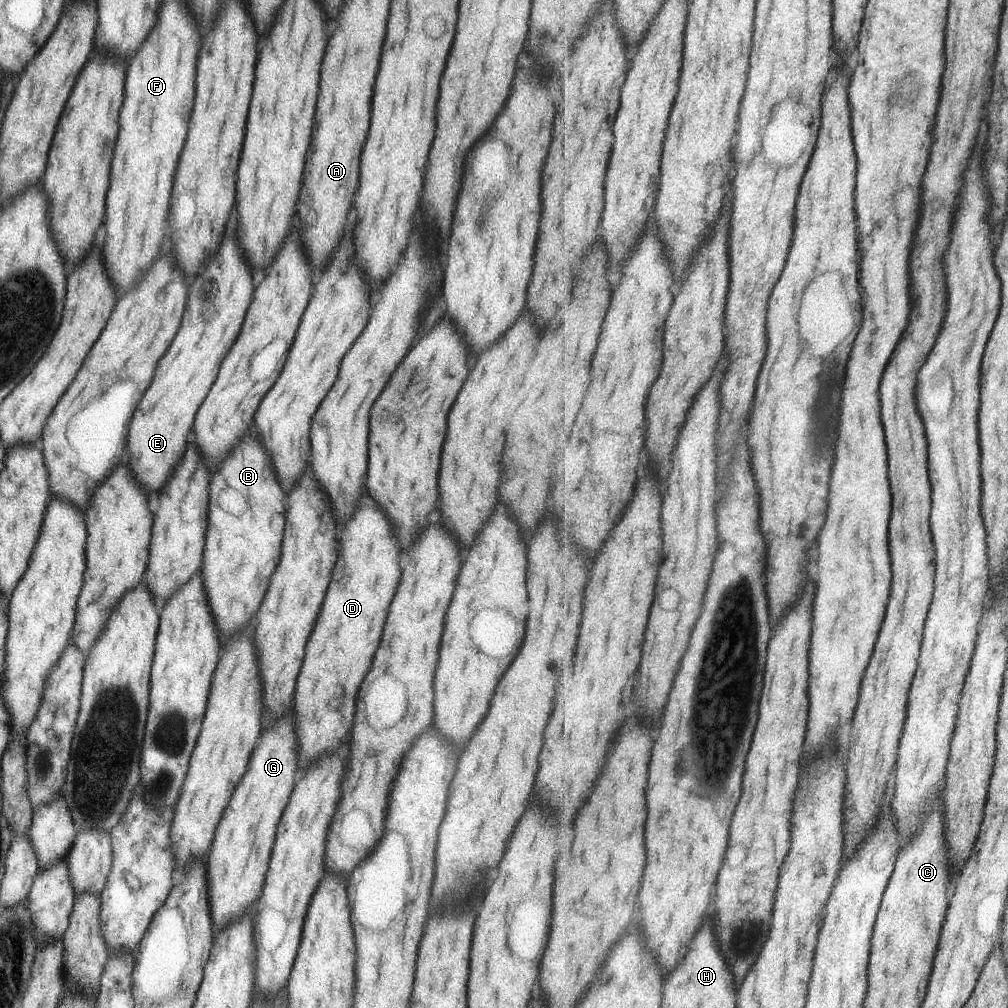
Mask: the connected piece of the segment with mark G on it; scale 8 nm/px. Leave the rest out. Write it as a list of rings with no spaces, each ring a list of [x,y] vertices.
[[[286,711],[271,727],[261,728],[260,736],[261,742],[250,754],[246,771],[234,786],[205,856],[208,915],[213,934],[255,907],[262,893],[277,823],[299,775],[291,712]]]

